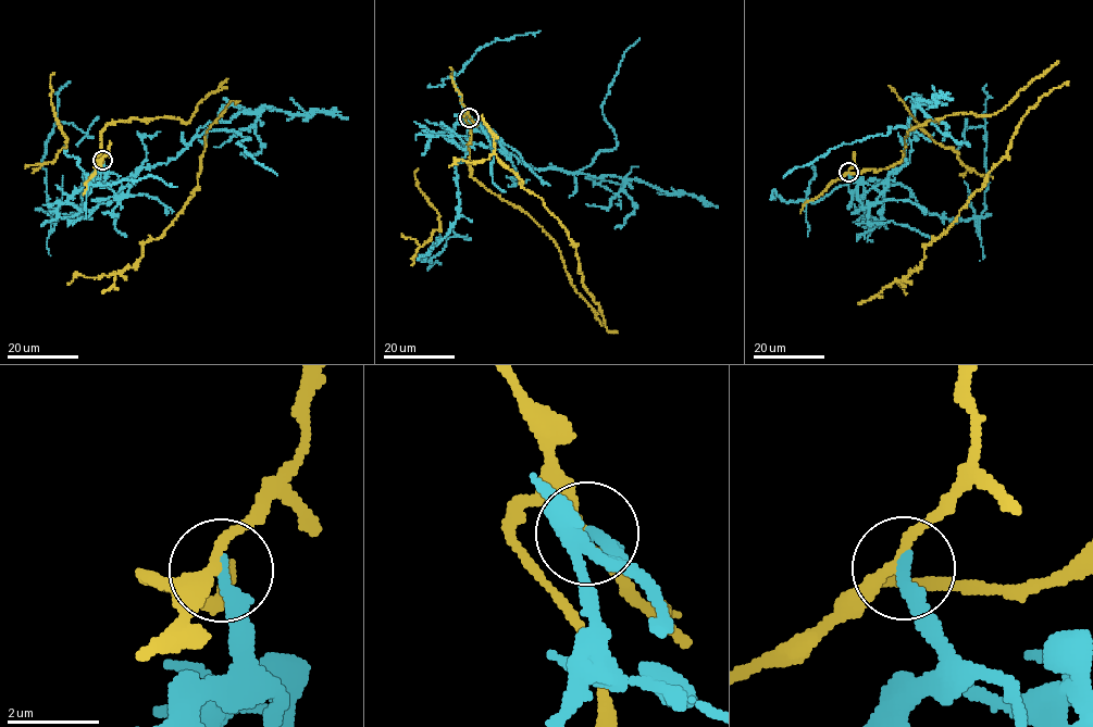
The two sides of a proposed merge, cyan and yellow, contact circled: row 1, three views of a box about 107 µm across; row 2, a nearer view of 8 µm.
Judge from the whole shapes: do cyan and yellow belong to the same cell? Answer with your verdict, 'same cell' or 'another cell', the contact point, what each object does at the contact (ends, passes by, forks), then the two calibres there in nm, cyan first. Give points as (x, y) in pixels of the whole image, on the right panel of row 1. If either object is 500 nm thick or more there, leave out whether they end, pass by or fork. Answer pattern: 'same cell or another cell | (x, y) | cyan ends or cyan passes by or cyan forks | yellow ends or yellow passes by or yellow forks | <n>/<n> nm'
another cell | (848, 172) | cyan ends | yellow passes by | 300/220 nm

